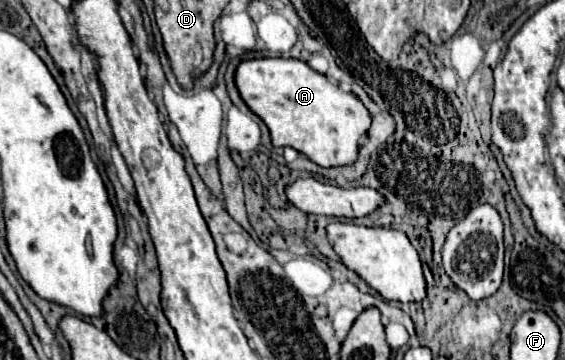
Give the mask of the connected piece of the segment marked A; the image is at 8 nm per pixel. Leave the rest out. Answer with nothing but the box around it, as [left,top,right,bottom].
[235,58,371,168]

